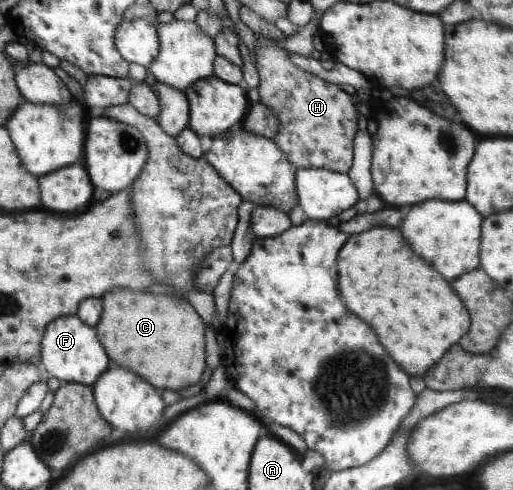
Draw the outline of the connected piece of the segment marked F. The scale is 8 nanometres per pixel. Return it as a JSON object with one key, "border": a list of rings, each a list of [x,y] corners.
{"border":[[[75,315],[56,318],[43,328],[41,365],[48,376],[66,383],[80,383],[91,386],[108,366],[106,352],[98,342],[95,327],[86,326]]]}

